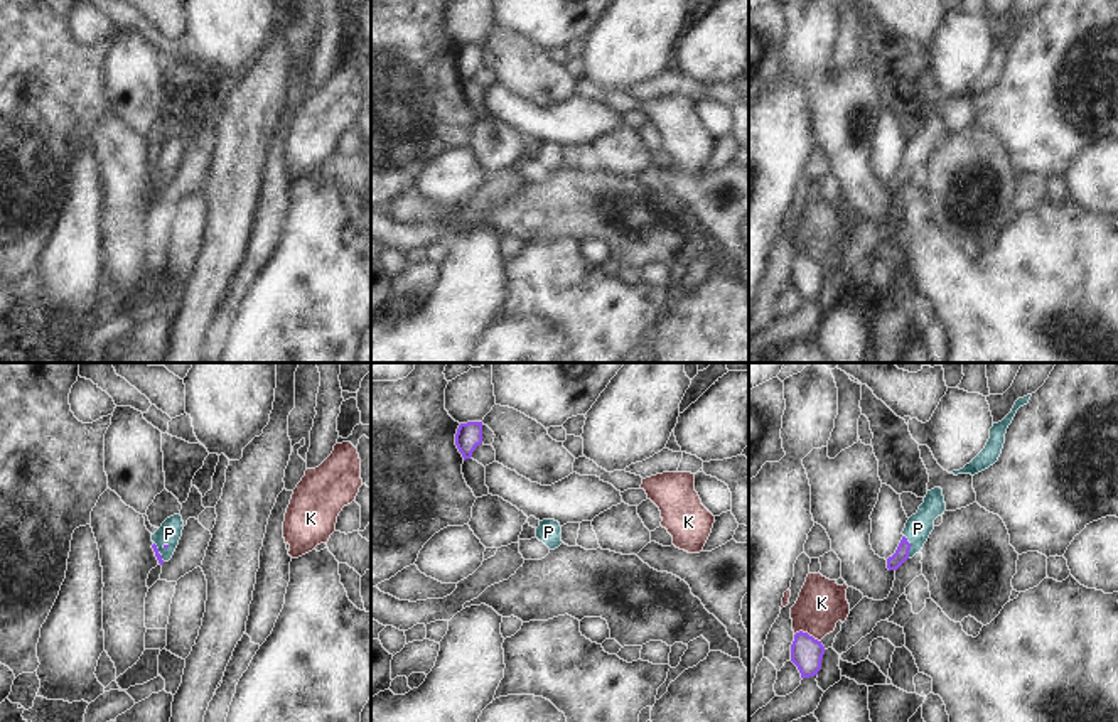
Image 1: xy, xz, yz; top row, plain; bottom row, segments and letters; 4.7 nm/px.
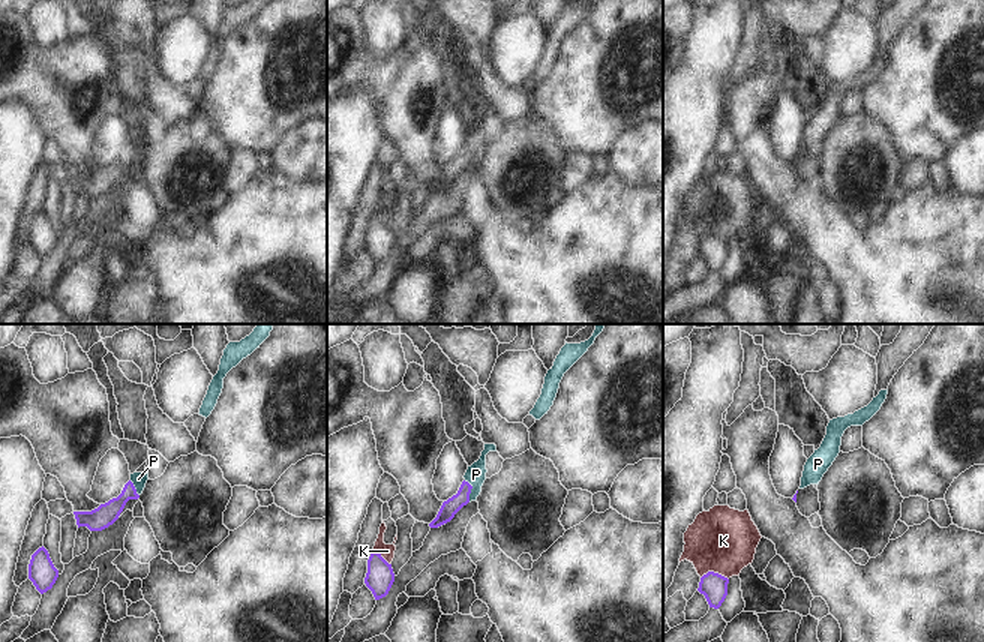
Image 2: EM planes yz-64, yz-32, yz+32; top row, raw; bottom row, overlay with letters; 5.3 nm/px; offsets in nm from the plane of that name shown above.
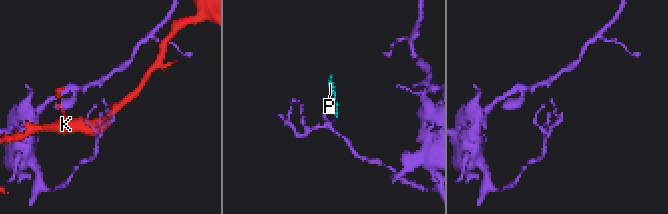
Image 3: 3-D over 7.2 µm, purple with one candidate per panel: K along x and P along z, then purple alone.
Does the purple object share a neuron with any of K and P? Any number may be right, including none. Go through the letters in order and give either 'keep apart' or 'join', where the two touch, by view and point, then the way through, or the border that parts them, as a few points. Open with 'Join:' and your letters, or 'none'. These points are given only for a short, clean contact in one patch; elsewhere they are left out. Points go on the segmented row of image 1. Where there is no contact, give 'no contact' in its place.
Join: P
K: keep apart; meets purple in yz at (806, 633)
P: join; meets purple in yz at (909, 547); runs through yz (901, 555), (909, 547), (918, 528)

